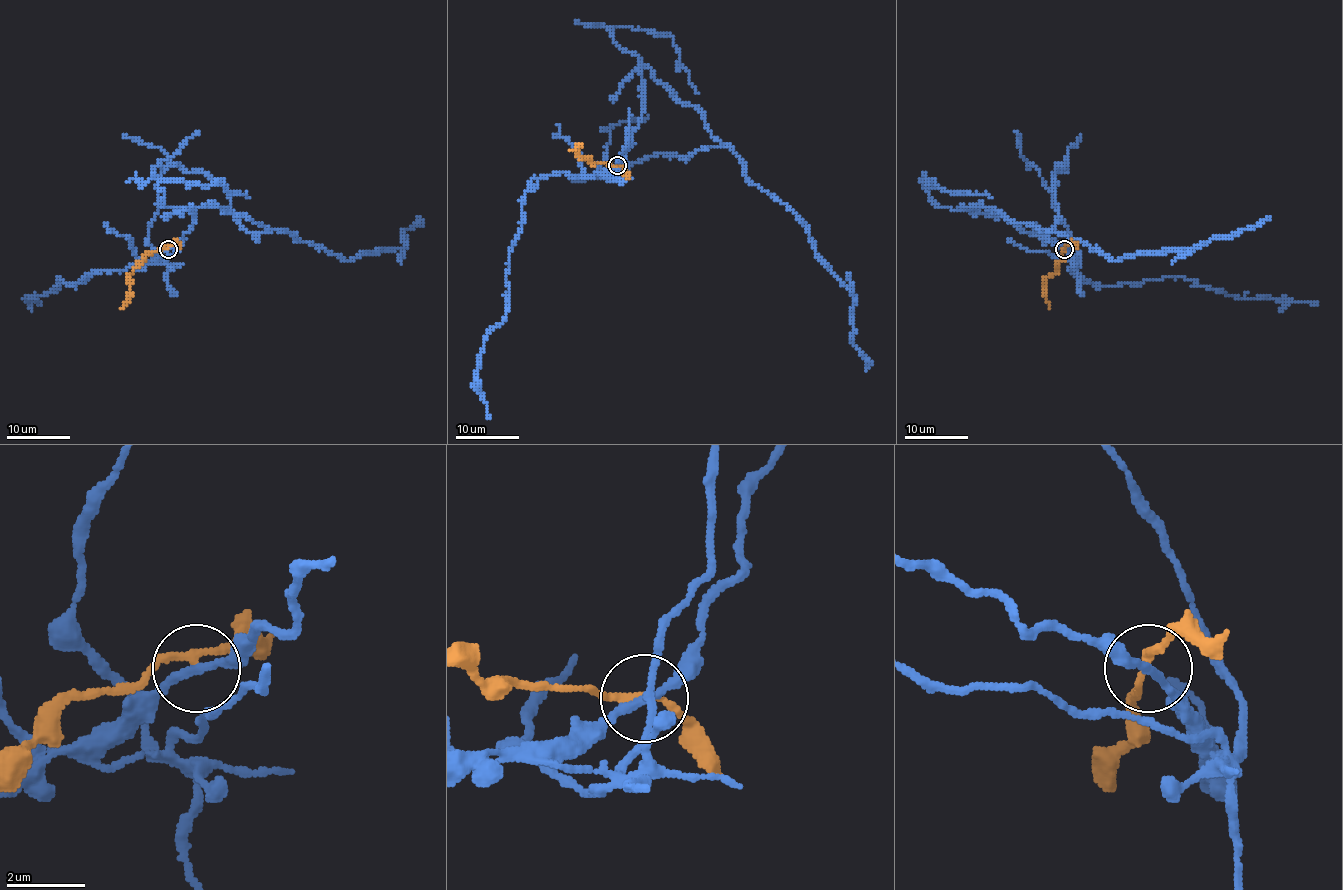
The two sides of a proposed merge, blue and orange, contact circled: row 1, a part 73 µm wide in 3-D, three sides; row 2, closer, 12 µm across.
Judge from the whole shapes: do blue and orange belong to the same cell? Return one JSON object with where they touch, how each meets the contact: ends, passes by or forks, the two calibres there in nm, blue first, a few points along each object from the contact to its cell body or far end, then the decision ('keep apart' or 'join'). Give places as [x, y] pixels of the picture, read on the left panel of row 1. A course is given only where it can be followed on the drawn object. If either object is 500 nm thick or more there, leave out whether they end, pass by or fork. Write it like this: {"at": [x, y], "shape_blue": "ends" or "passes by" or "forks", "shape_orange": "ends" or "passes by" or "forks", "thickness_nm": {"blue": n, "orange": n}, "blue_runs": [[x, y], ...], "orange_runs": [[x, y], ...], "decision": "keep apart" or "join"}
{"at": [168, 249], "shape_blue": "passes by", "shape_orange": "passes by", "thickness_nm": {"blue": 200, "orange": 180}, "blue_runs": [[168, 249], [184, 241], [193, 206], [244, 214], [345, 260], [405, 246], [403, 235], [418, 217]], "orange_runs": [[168, 247], [149, 252], [127, 274], [130, 296], [119, 309]], "decision": "keep apart"}

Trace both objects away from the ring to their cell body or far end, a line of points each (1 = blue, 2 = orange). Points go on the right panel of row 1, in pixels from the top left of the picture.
1: (1064, 249), (1002, 213), (966, 208), (996, 208), (1113, 260), (1204, 246), (1269, 217)
2: (1064, 247), (1059, 269), (1050, 274), (1043, 284), (1043, 296), (1050, 309)

